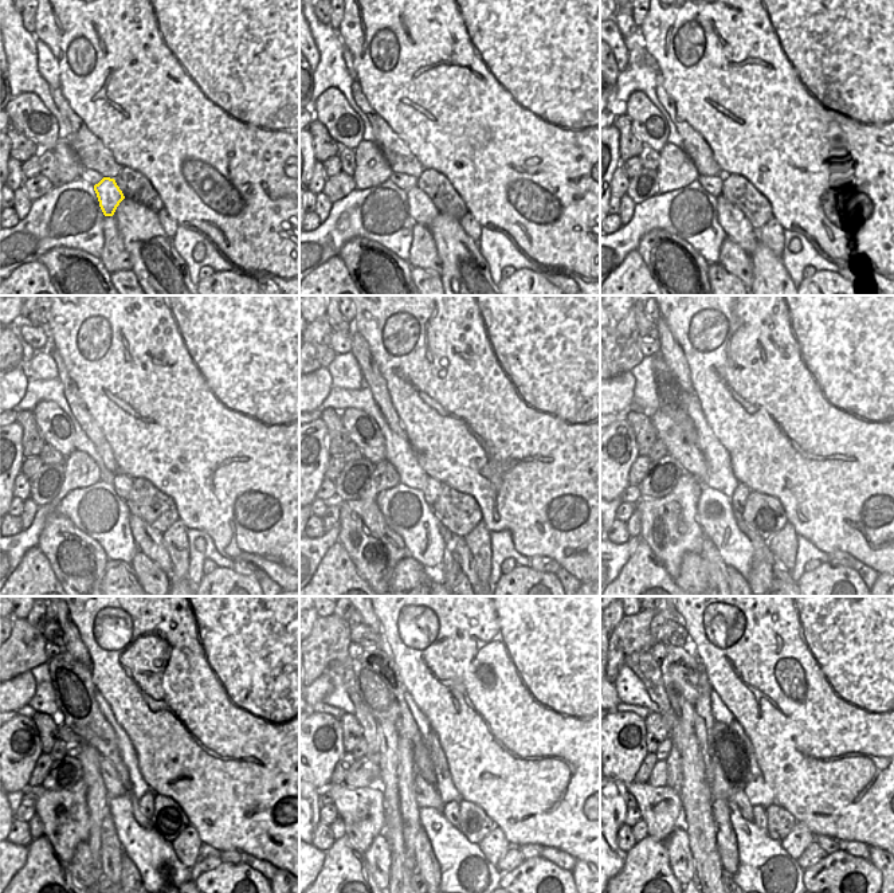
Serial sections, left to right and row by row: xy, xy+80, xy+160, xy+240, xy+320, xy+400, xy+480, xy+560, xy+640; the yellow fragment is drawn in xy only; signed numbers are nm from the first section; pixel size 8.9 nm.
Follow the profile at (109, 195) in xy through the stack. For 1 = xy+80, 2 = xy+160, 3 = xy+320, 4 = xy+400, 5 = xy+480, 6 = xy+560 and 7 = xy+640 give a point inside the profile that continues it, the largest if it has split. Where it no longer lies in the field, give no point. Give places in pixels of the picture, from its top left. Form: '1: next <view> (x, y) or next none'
1: next xy+80 (422, 210)
2: next xy+160 (736, 226)
3: next xy+320 (462, 553)
4: next xy+400 (777, 568)
5: next none
6: next none
7: next none

